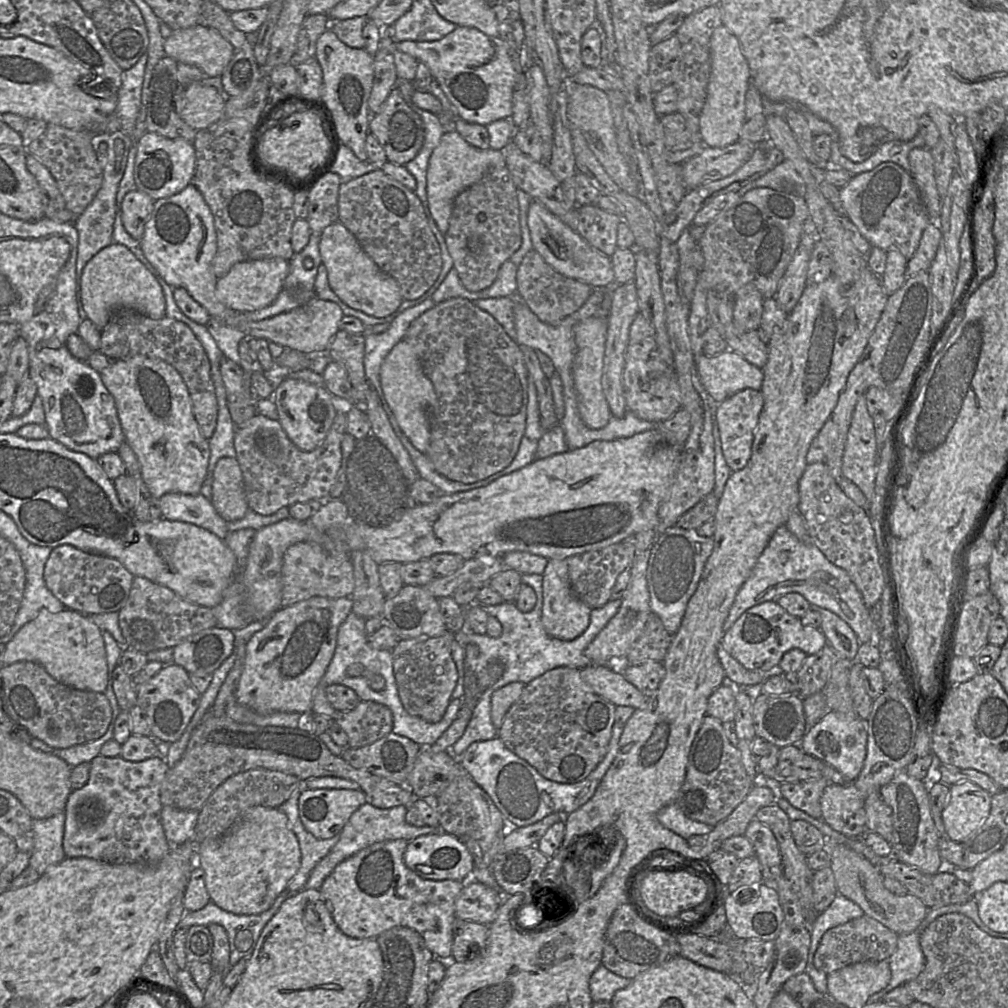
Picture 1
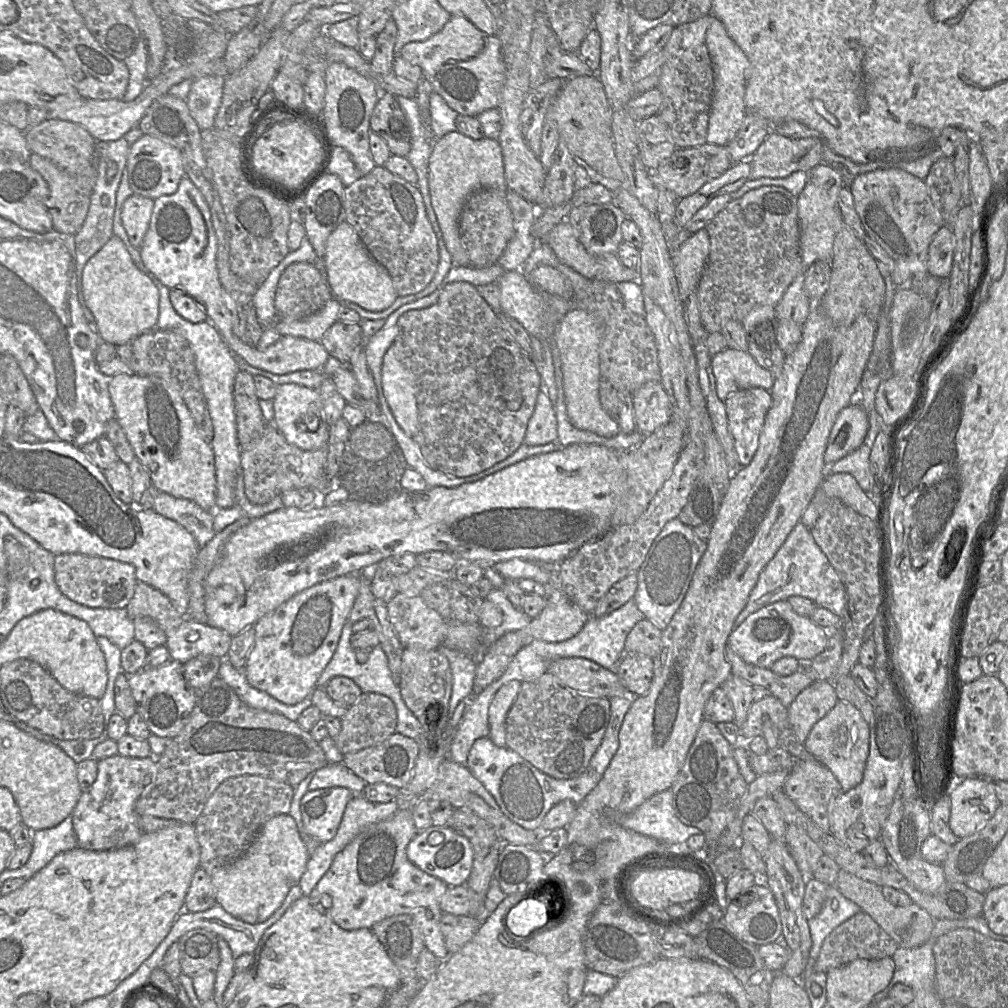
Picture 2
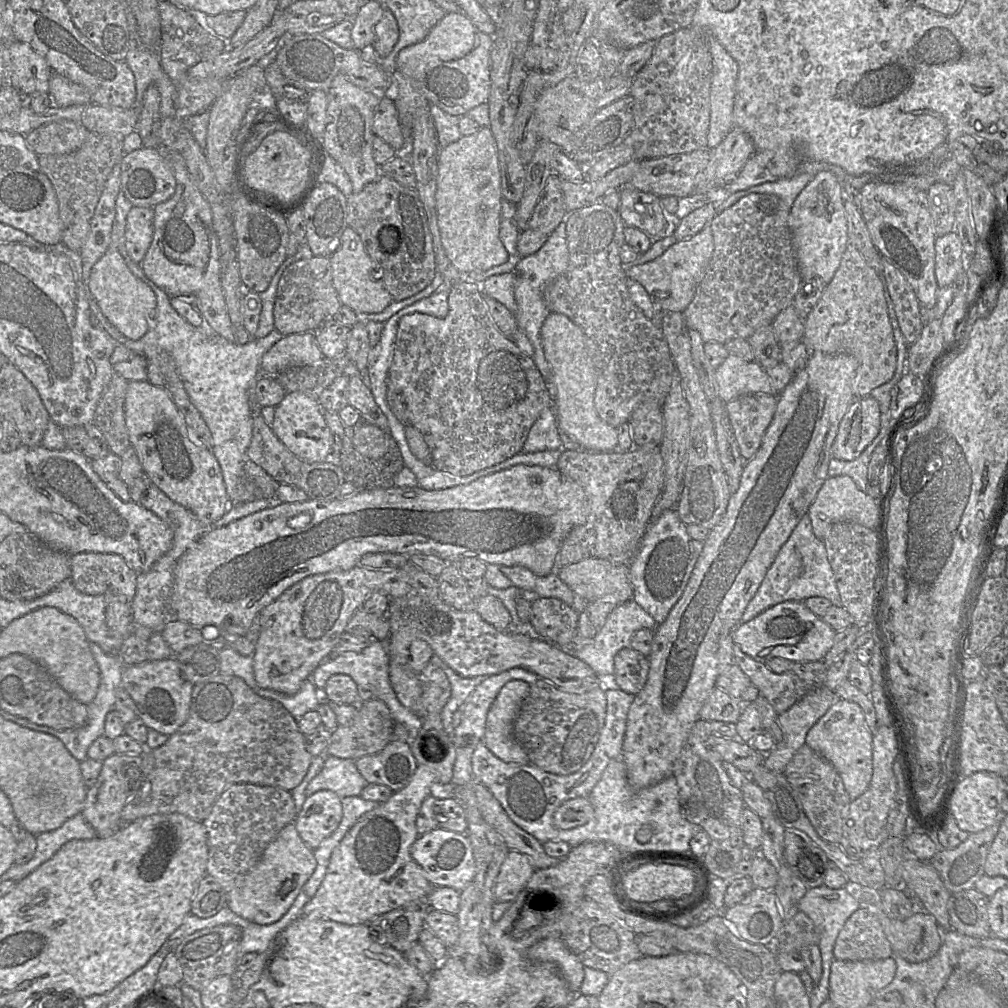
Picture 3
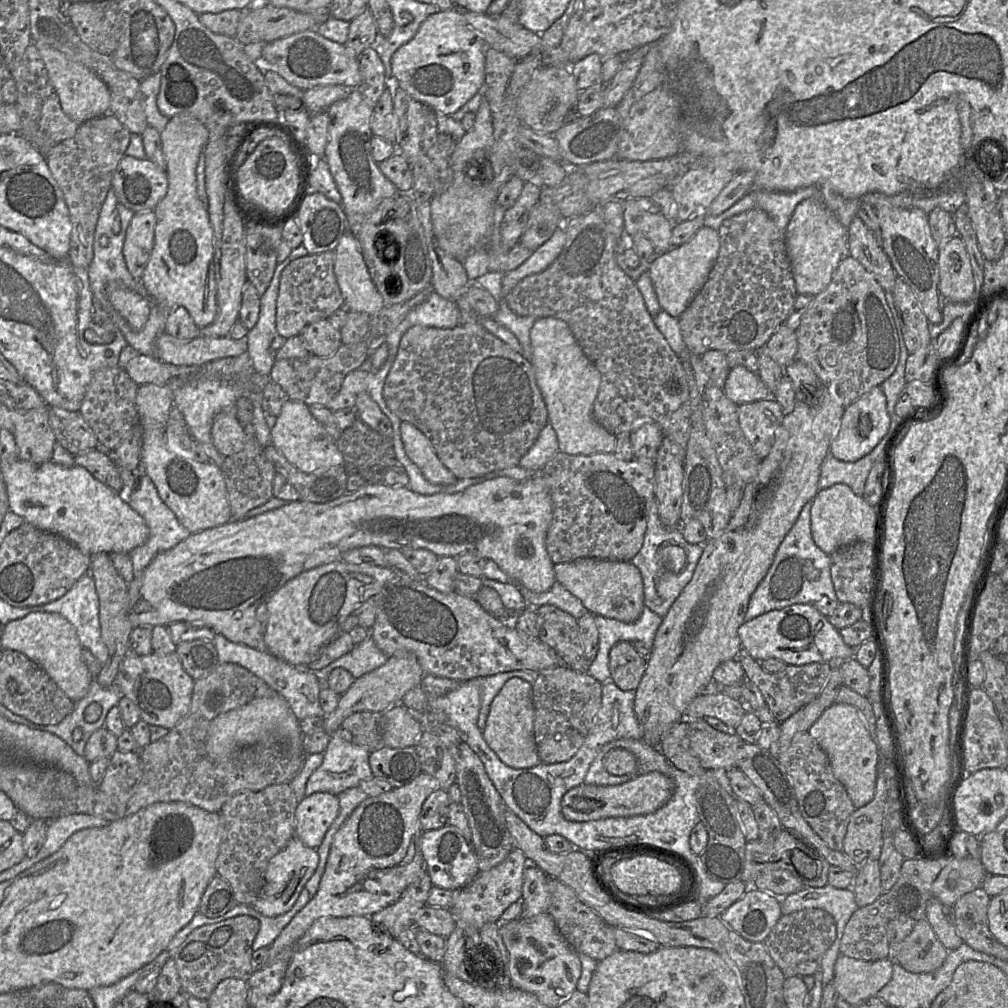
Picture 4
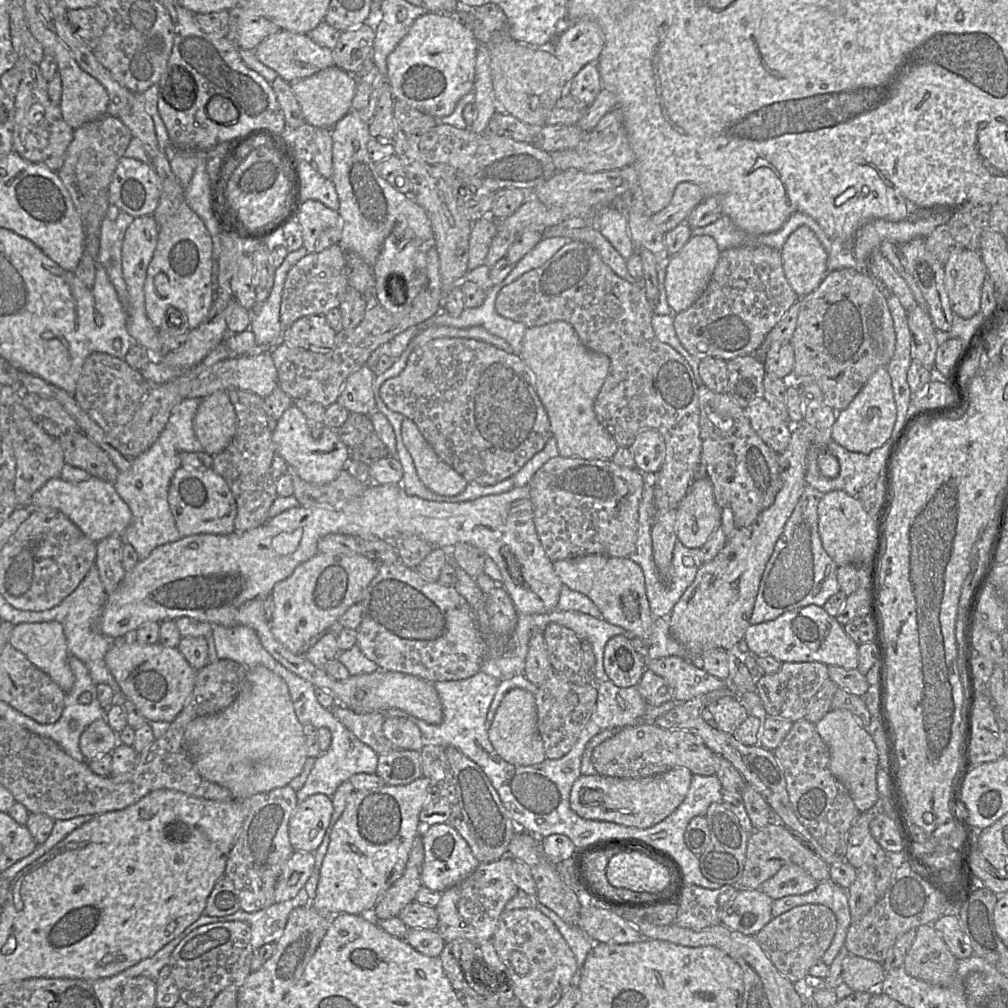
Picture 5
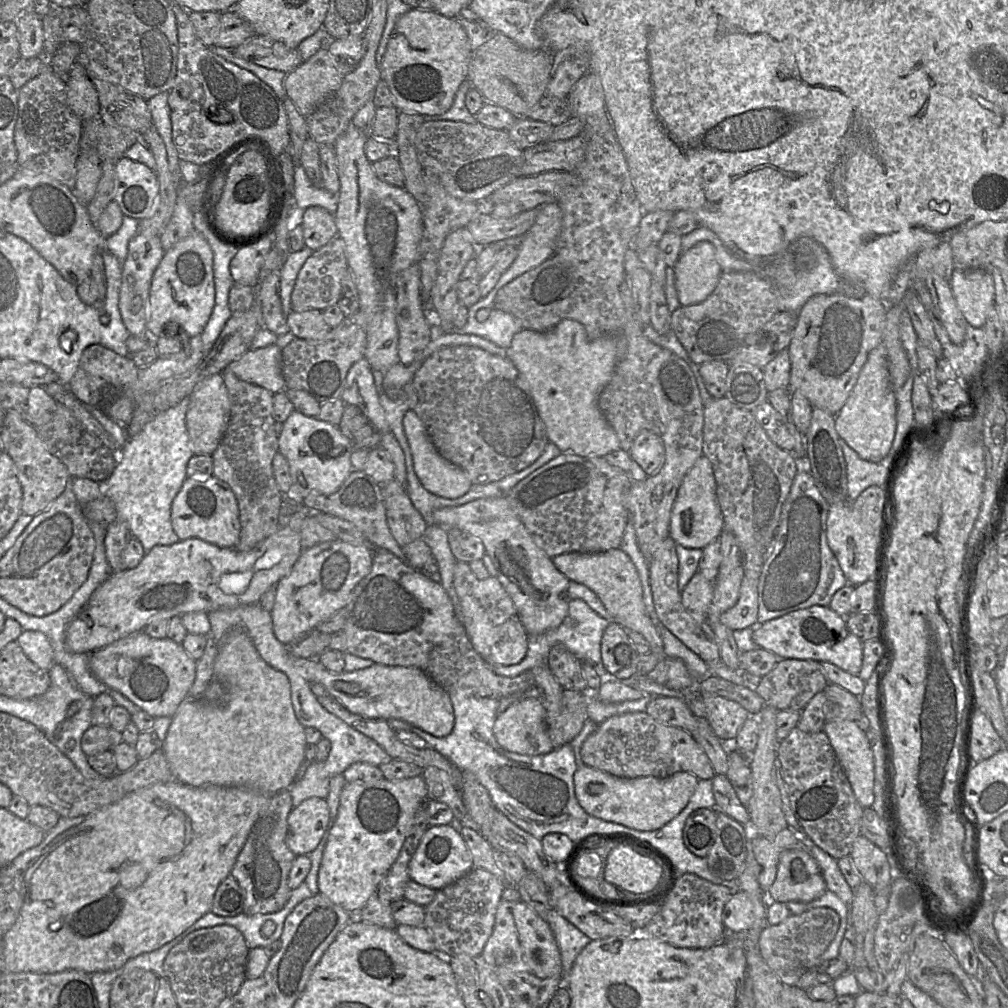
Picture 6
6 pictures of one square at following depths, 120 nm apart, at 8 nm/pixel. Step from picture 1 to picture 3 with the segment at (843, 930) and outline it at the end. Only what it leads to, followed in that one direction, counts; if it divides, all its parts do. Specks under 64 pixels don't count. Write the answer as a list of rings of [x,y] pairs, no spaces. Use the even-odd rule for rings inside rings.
[[[860,907],[845,922],[834,947],[834,959],[880,960],[893,954],[881,924],[867,908]]]

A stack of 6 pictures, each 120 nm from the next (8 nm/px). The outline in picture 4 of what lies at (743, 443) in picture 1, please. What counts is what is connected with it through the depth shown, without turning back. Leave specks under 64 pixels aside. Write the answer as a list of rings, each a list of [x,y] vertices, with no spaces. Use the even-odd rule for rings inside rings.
[[[761,399],[738,406],[740,428],[755,454],[763,459],[770,452],[784,411],[775,399]]]

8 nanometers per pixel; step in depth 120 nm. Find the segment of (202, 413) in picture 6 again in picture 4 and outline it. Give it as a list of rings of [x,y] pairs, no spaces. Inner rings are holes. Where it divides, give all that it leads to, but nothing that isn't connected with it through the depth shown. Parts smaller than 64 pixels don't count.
[[[222,411],[213,421],[211,437],[214,447],[224,456],[240,452],[244,448],[245,433],[236,415]]]

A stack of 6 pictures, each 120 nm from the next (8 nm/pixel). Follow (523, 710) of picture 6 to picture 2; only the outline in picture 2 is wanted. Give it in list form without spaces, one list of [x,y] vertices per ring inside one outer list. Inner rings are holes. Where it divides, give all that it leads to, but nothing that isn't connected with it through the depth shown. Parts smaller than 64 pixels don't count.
[[[512,680],[496,692],[488,709],[489,738],[498,747],[506,747],[506,717],[521,689],[522,682]]]

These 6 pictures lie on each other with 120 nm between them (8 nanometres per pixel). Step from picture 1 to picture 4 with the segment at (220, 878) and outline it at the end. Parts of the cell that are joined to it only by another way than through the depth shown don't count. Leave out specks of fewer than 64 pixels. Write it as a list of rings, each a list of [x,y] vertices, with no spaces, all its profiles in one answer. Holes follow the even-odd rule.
[[[294,836],[286,847],[272,857],[265,872],[264,886],[252,907],[266,917],[276,917],[290,911],[319,863],[316,849],[306,846]]]

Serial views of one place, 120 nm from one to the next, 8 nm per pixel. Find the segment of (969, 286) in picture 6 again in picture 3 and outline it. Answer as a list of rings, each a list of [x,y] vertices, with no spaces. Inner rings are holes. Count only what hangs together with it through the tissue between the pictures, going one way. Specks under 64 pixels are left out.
[[[953,231],[936,237],[935,277],[939,287],[952,286],[963,275],[963,246],[959,236]]]

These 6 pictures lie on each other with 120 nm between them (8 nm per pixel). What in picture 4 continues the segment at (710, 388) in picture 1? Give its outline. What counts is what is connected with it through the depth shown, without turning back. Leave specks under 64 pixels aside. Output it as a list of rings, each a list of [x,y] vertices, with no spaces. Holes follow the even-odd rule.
[[[741,365],[730,368],[722,389],[725,395],[738,406],[761,399],[775,399],[758,373]]]

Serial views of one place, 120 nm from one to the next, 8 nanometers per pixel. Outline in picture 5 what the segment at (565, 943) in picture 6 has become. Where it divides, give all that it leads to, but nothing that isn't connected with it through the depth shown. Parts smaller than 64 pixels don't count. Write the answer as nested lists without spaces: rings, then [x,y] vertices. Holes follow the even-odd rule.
[[[538,904],[538,908],[553,921],[565,938],[576,958],[577,968],[583,968],[585,959],[592,949],[594,941],[588,937],[578,925],[566,923],[554,911],[546,906]]]

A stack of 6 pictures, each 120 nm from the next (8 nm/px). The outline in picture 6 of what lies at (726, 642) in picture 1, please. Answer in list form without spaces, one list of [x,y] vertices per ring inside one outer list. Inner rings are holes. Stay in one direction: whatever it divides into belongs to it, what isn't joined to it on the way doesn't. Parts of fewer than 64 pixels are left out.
[[[814,605],[766,621],[753,629],[752,639],[779,659],[829,662],[852,675],[858,675],[862,666],[863,642],[849,631],[845,617],[829,606]]]

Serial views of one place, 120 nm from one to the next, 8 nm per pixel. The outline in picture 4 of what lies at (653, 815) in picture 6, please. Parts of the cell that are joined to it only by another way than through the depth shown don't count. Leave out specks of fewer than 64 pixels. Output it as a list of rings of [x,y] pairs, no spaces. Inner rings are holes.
[[[656,771],[636,775],[633,779],[615,786],[597,786],[583,783],[572,788],[563,796],[561,813],[566,820],[576,822],[651,814],[671,799],[674,790],[673,780]]]

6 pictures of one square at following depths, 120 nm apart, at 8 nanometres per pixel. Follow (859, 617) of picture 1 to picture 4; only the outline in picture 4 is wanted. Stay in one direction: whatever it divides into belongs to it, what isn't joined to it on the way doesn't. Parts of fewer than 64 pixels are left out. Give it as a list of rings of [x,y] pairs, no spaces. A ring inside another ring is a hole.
[[[812,501],[803,506],[797,520],[778,546],[768,572],[750,598],[745,622],[793,604],[813,604],[822,597],[837,599],[831,578],[830,556],[823,552],[812,538],[811,507]]]

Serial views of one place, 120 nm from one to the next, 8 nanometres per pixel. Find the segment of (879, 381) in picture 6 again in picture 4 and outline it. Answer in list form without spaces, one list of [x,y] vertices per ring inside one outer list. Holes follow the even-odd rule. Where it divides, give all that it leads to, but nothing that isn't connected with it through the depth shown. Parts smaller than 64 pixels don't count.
[[[880,386],[873,387],[858,400],[845,407],[836,437],[829,451],[838,460],[855,462],[869,454],[887,434],[891,417],[887,411],[886,396]]]

